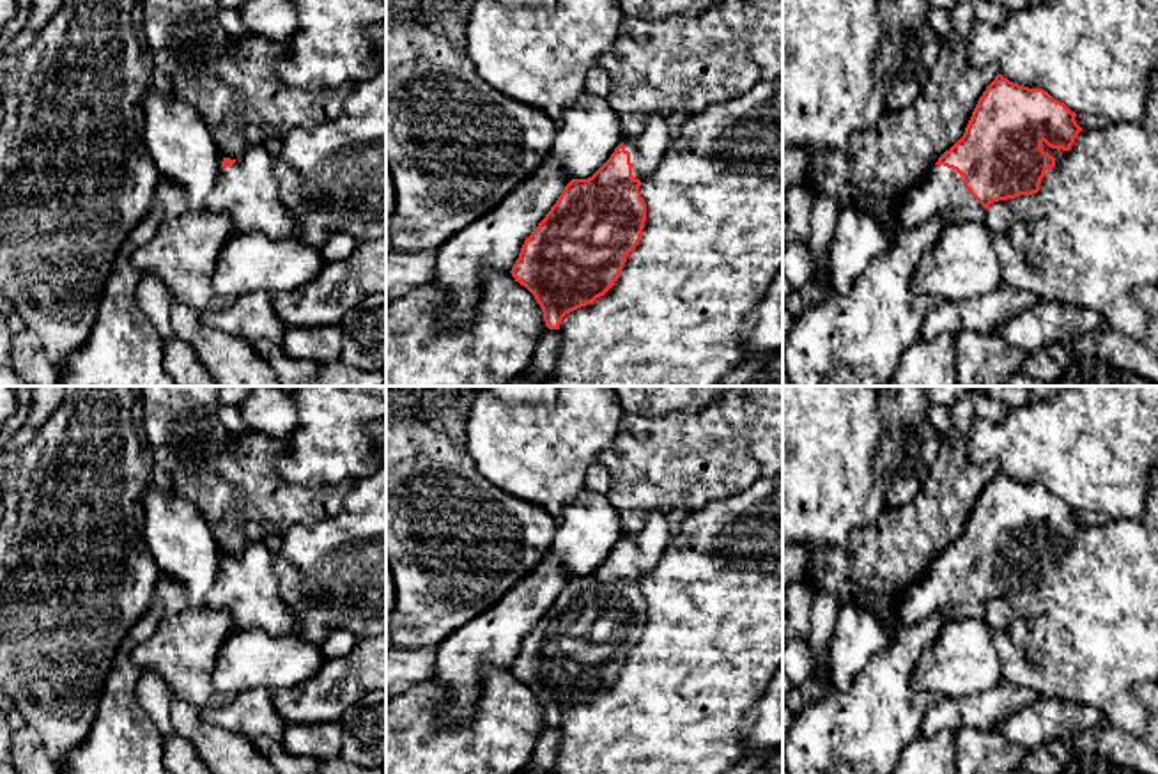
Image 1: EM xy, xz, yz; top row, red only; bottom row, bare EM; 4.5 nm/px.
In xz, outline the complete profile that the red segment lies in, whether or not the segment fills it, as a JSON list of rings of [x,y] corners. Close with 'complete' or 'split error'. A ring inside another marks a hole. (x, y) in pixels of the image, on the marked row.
[[[653,113],[643,133],[634,142],[623,140],[591,177],[572,179],[524,241],[510,273],[535,296],[549,329],[560,329],[567,313],[591,305],[620,278],[646,221],[639,186],[659,168],[669,143],[666,117]]]; split error

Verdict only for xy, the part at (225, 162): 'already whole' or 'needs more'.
needs more

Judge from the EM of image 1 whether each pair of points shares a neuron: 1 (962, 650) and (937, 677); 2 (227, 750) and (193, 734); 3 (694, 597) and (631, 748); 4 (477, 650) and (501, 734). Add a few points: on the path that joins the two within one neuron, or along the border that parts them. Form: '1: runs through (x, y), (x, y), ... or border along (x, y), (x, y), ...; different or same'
1: runs through (957, 657), (944, 670); same
2: runs through (218, 748), (202, 735); same
3: runs through (694, 634), (694, 677), (668, 711); same
4: border along (509, 666), (480, 672), (480, 696), (473, 709); different

